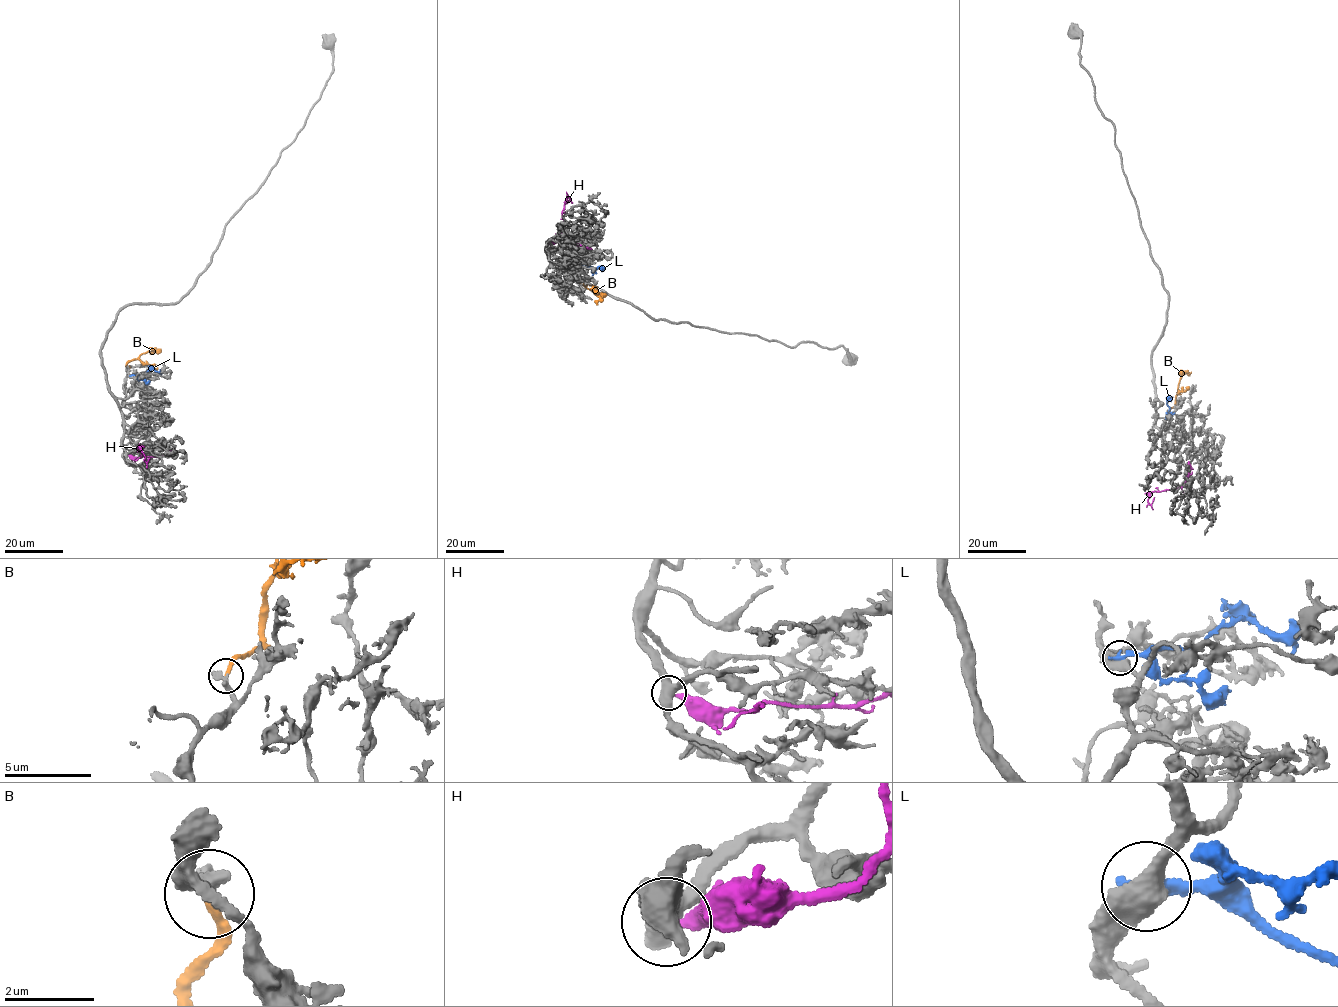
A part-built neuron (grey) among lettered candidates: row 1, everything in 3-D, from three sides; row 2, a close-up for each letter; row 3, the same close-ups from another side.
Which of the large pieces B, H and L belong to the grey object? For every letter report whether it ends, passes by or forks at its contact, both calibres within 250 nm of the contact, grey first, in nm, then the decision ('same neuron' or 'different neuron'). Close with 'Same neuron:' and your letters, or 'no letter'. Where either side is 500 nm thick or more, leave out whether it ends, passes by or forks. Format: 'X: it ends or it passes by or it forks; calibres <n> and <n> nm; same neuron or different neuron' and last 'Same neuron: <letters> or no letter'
B: it ends; calibres 300 and 240 nm; same neuron
H: it ends; calibres 440 and 240 nm; different neuron
L: calibres 550 and 320 nm; different neuron
Same neuron: B

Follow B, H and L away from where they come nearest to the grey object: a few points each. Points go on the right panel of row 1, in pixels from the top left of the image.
B: (1169, 411), (1174, 406), (1182, 375), (1191, 373)
H: (1189, 488), (1184, 485), (1152, 492), (1148, 503), (1154, 497)
L: (1167, 418), (1168, 400), (1172, 398)

